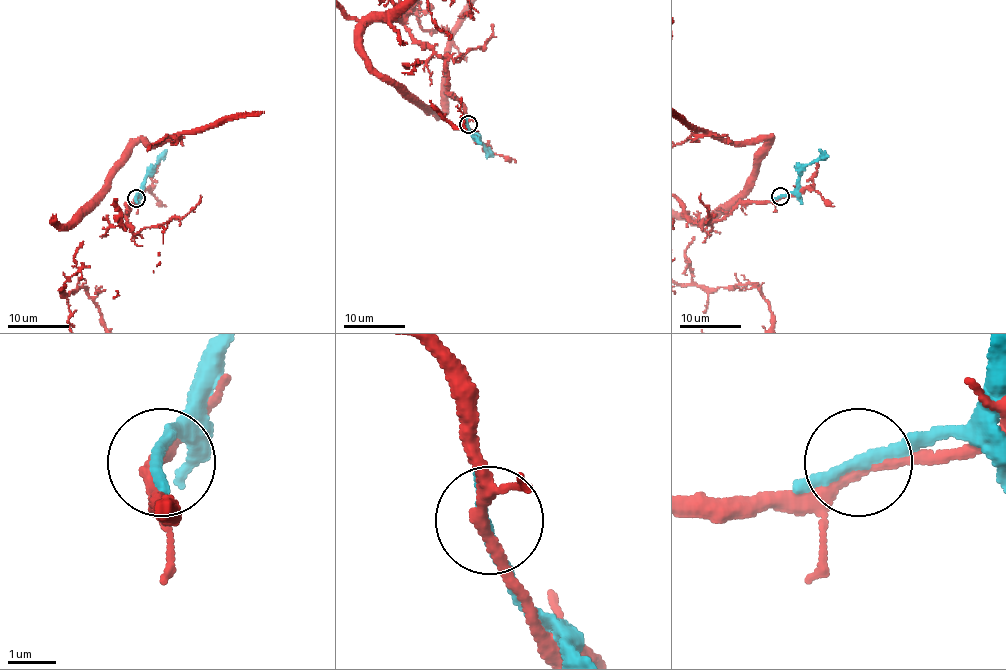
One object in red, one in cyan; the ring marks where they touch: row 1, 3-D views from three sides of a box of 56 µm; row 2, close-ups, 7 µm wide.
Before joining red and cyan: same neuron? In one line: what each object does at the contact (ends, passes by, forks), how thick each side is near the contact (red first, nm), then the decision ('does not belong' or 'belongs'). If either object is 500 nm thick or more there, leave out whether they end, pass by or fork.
red passes by; cyan passes by; 240 nm thick on the red side, 220 nm on the other; does not belong

